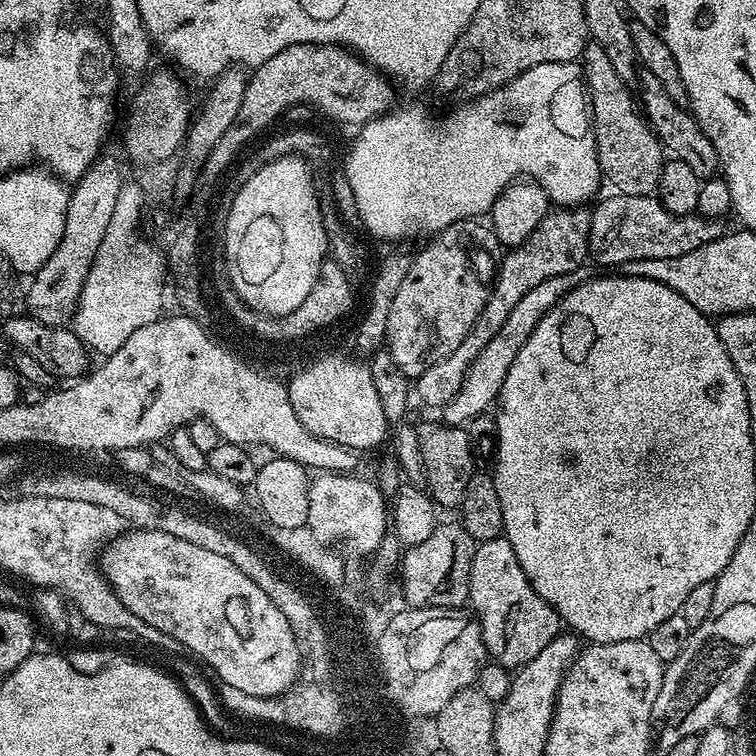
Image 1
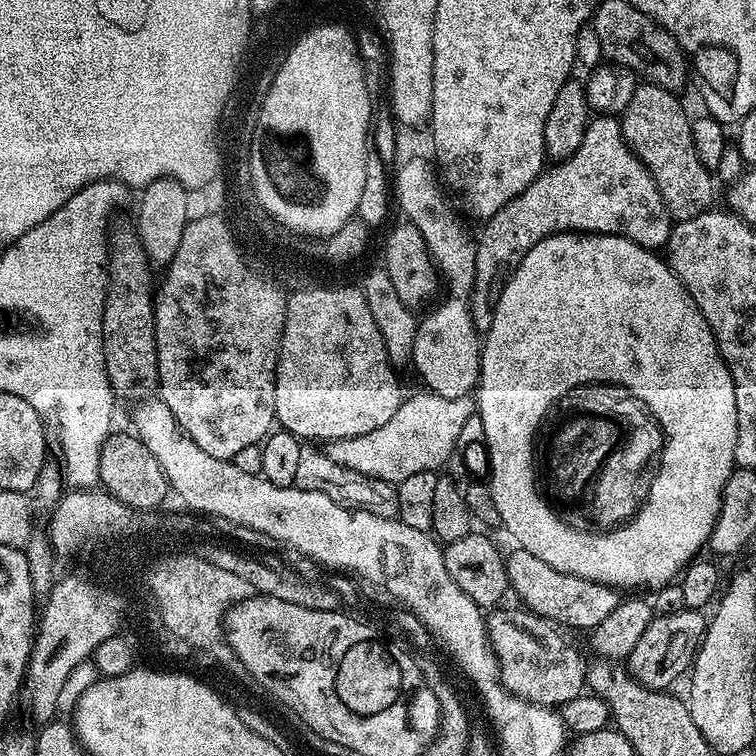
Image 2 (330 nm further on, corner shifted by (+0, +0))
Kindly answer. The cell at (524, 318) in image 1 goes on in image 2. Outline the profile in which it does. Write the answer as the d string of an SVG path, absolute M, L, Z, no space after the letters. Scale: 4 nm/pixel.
M427 390L419 391L409 400L408 397L401 399L398 410L394 410L394 418L378 426L378 430L370 430L370 434L358 434L358 438L327 441L326 451L330 459L338 462L338 466L347 466L349 470L358 470L358 474L366 474L370 478L382 478L395 485L401 484L413 474L440 470L448 459L453 459L458 434L462 431L466 418L474 415L474 400L471 395L462 398L442 398Z

